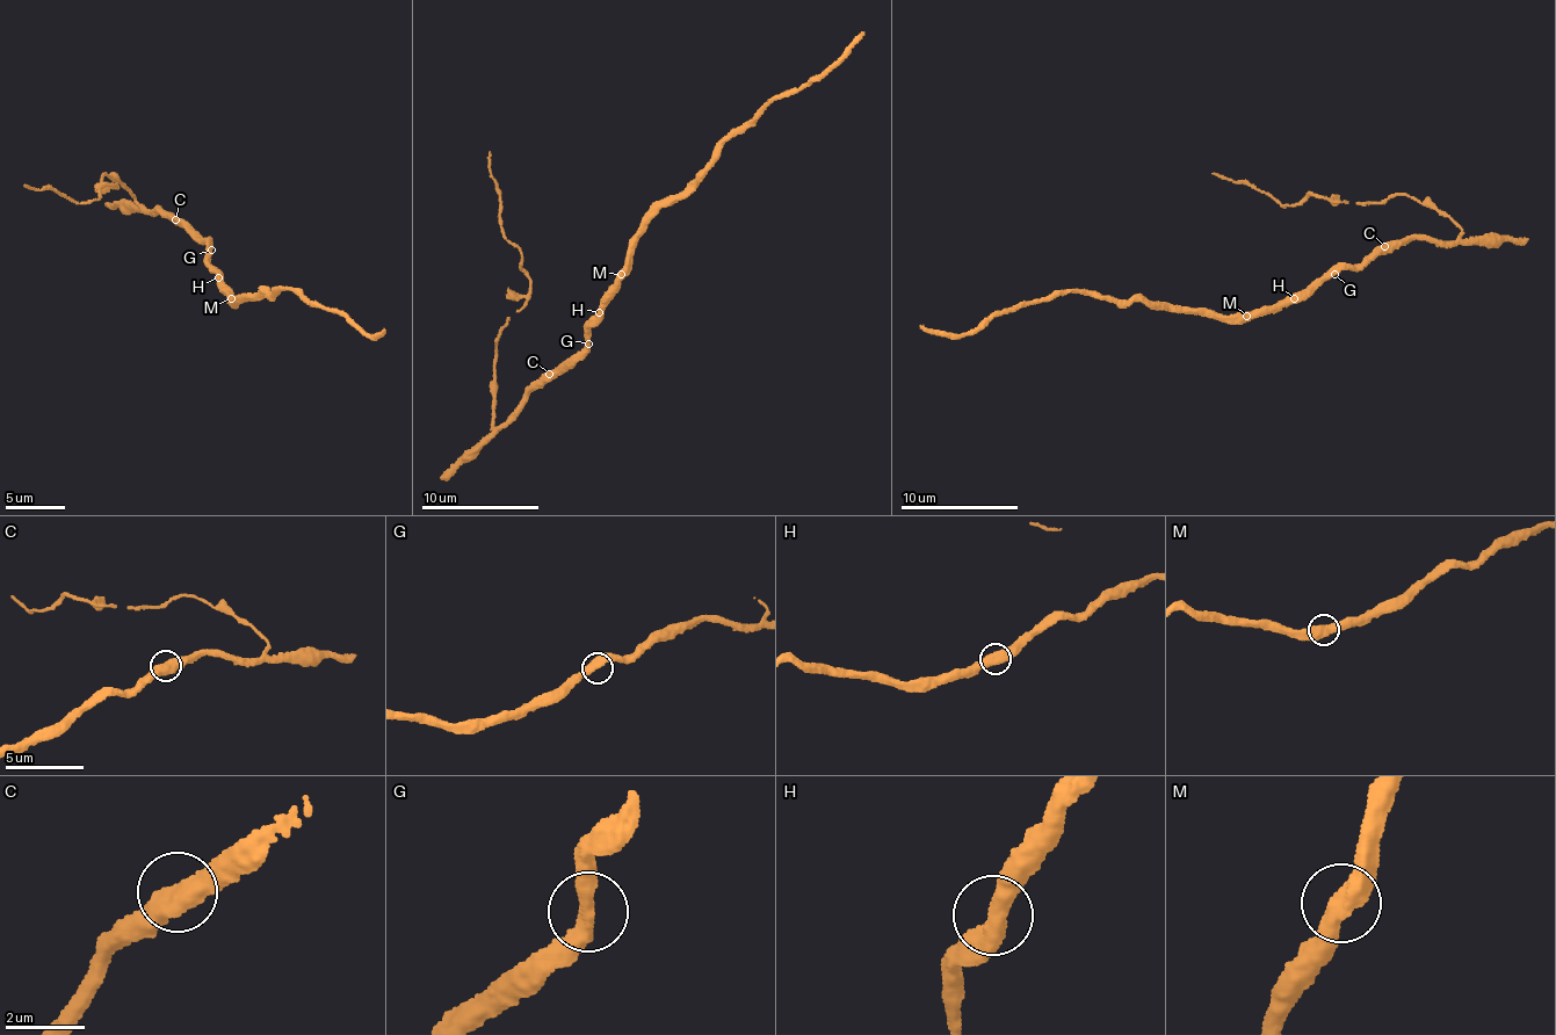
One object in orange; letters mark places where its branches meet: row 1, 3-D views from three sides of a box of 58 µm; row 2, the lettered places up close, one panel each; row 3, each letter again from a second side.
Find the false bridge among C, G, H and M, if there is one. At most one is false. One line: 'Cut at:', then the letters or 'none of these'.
Cut at: M

